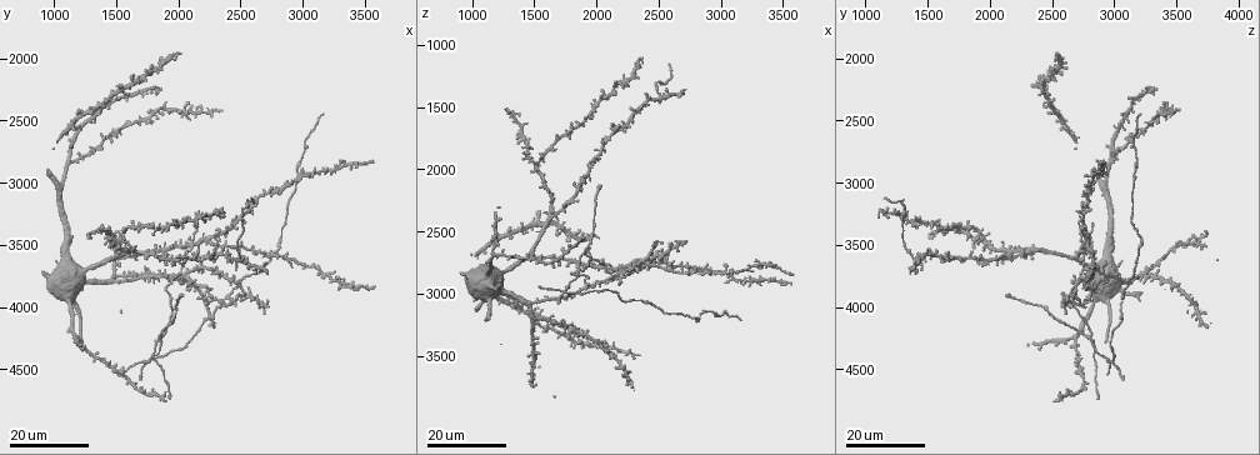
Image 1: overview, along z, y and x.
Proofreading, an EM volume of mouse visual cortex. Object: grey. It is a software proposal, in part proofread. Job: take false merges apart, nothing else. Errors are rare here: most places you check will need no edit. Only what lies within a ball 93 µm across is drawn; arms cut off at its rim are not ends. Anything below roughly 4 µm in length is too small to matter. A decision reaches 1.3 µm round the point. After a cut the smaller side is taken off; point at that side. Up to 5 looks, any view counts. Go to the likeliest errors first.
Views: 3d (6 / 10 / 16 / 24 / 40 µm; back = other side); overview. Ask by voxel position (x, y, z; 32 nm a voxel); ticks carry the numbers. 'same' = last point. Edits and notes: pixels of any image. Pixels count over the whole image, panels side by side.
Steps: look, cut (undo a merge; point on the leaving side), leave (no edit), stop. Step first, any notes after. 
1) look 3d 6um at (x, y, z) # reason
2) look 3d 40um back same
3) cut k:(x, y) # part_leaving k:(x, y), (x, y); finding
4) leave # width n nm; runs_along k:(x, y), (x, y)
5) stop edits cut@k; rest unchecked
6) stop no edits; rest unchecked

look 3d 16um at (1860, 4260, 2800)

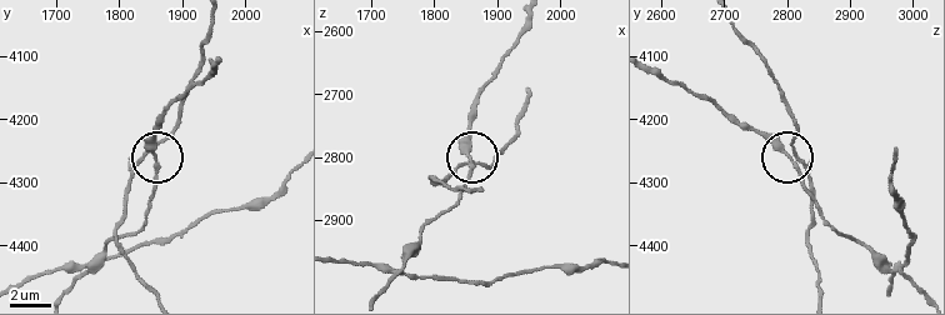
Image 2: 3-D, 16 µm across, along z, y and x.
look 3d 10um at (1855, 4250, 2795)

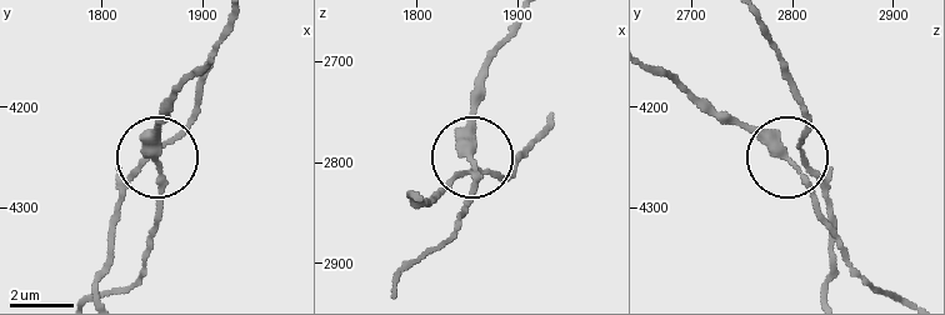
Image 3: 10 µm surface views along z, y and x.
leave # width 250 nm; runs_along 3:(550, 118), (515, 169), (485, 171), (469, 155), (478, 80); all the same neuron

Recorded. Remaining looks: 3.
look 3d 24um at (1760, 4440, 3000)

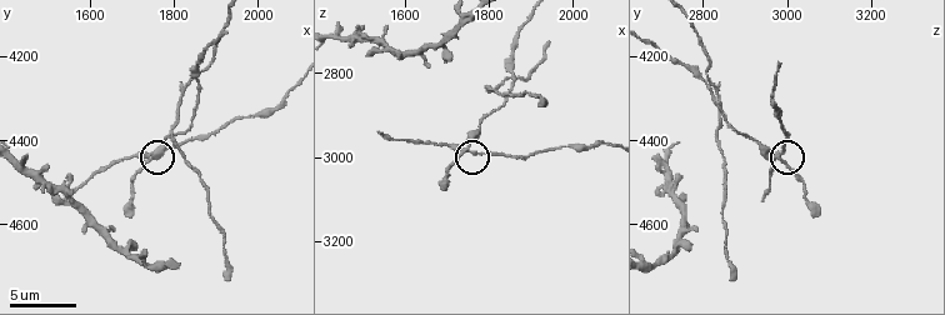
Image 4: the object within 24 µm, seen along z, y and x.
look 3d 10um at (1750, 4440, 2980)

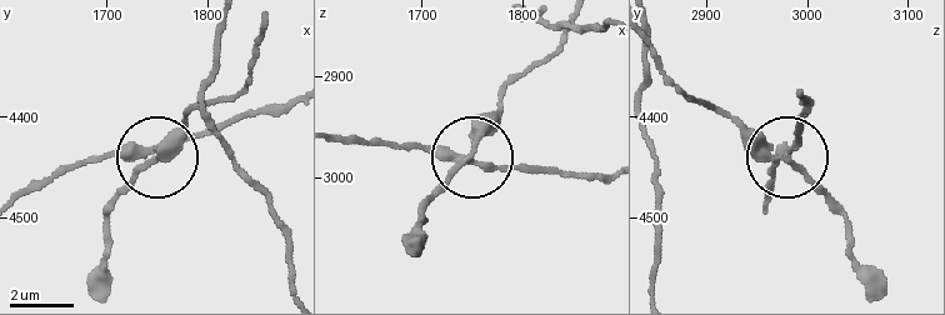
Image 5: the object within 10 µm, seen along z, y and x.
leave # runs_along 5:(573, 23), (510, 84), (500, 116), (468, 154), (393, 149); all the same neuron

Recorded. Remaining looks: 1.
stop no edits; rest unchecked

